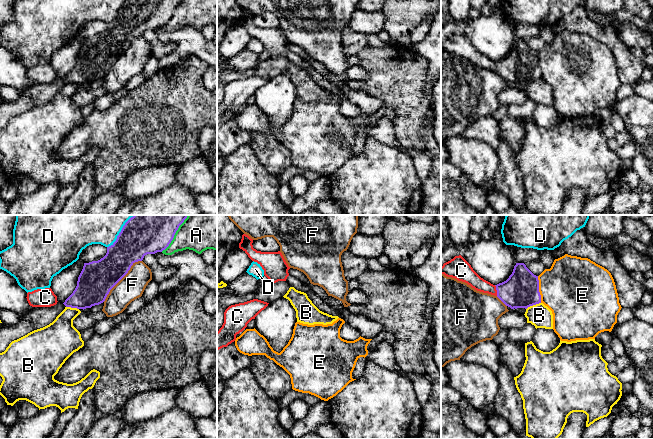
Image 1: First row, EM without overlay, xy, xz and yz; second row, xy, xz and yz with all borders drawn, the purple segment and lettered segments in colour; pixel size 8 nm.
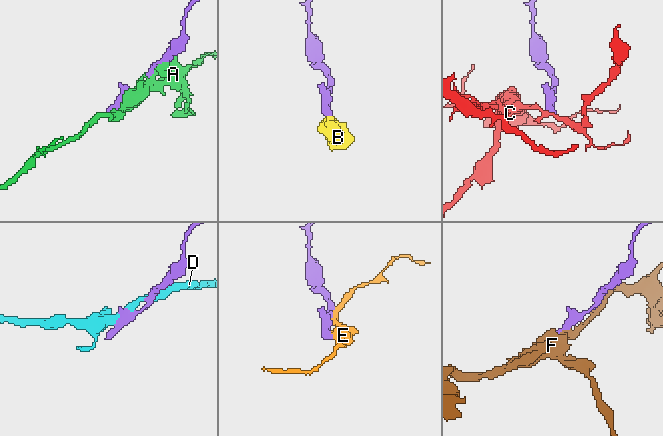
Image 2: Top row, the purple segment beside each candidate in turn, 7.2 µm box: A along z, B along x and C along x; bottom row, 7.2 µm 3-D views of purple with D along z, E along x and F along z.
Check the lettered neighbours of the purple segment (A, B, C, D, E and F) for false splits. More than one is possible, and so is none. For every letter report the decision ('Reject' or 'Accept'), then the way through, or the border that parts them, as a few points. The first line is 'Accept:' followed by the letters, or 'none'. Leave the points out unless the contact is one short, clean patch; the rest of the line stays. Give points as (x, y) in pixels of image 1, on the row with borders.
Accept: none
A: Reject
B: Reject. Boundary: yz (540, 302), (530, 305), (526, 309)
C: Reject. Boundary: yz (494, 285), (497, 295)
D: Reject
E: Reject
F: Reject

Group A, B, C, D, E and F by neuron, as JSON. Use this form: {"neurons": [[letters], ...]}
{"neurons": [["A"], ["B"], ["C"], ["D"], ["E"], ["F"]]}

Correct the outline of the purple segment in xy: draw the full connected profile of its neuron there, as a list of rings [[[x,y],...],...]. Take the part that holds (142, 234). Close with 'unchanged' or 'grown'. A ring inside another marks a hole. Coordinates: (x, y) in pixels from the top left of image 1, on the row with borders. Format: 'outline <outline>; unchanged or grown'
outline [[[134,215],[131,217],[123,226],[116,241],[111,246],[107,247],[107,253],[103,258],[98,261],[84,263],[75,290],[63,304],[66,307],[84,310],[103,303],[110,290],[128,273],[135,262],[142,261],[147,254],[162,252],[169,246],[176,231],[187,216],[188,215]]]; unchanged

